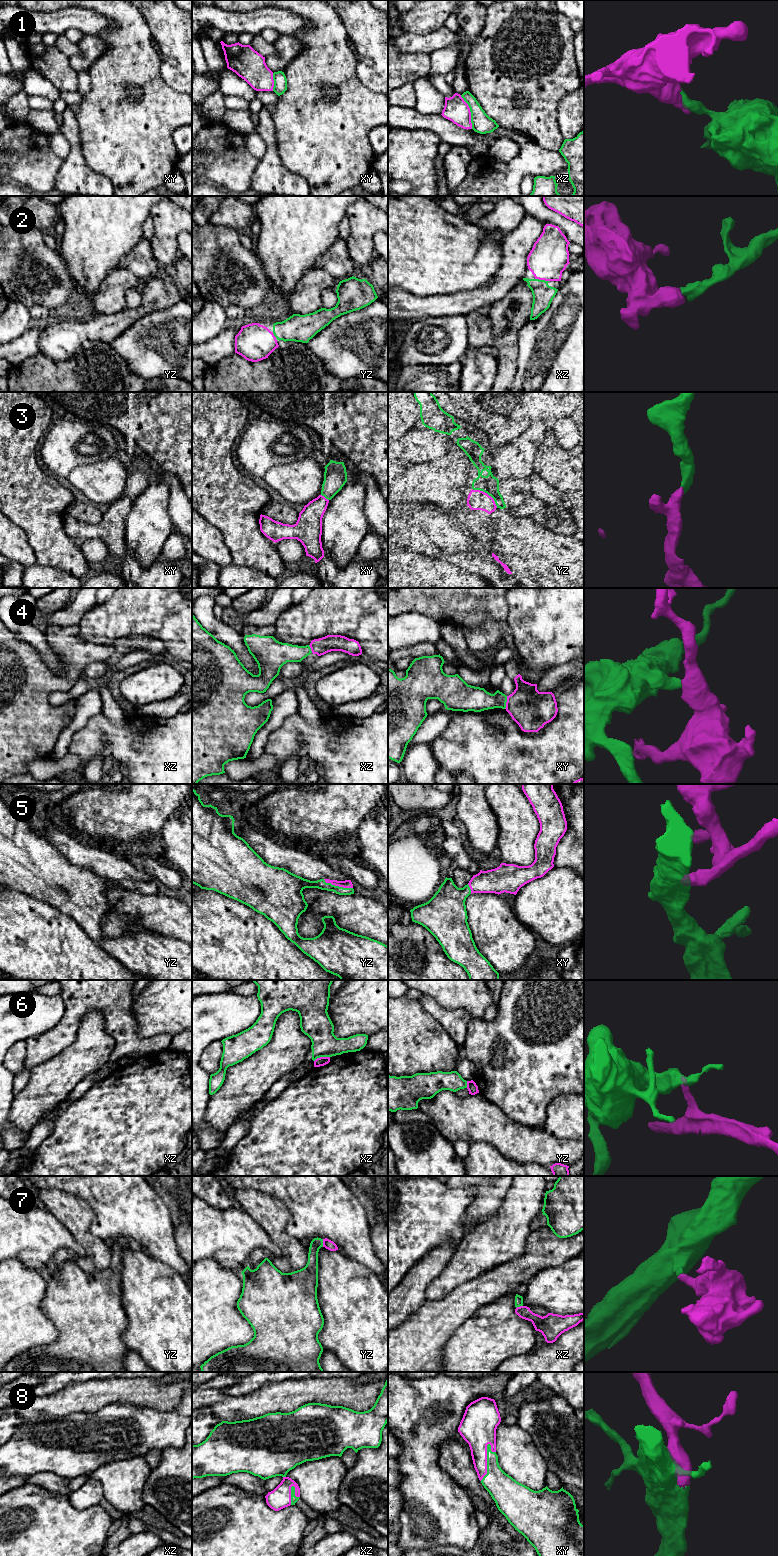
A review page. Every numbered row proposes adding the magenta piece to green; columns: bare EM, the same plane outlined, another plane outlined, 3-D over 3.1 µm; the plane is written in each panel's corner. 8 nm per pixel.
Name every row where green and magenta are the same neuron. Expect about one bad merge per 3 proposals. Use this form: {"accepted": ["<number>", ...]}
{"accepted": ["2", "3", "5", "7", "8"]}

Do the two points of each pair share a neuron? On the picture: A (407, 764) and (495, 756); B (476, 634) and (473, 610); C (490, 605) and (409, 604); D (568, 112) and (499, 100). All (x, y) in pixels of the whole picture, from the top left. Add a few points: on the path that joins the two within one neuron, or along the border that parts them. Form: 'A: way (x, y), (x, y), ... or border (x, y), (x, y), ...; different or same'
A: border (429, 743), (431, 752), (440, 767); different
B: border (498, 619), (486, 613), (479, 625), (463, 628); different
C: way (470, 603), (429, 603); same
D: border (572, 92), (558, 103), (557, 124), (562, 133); different

